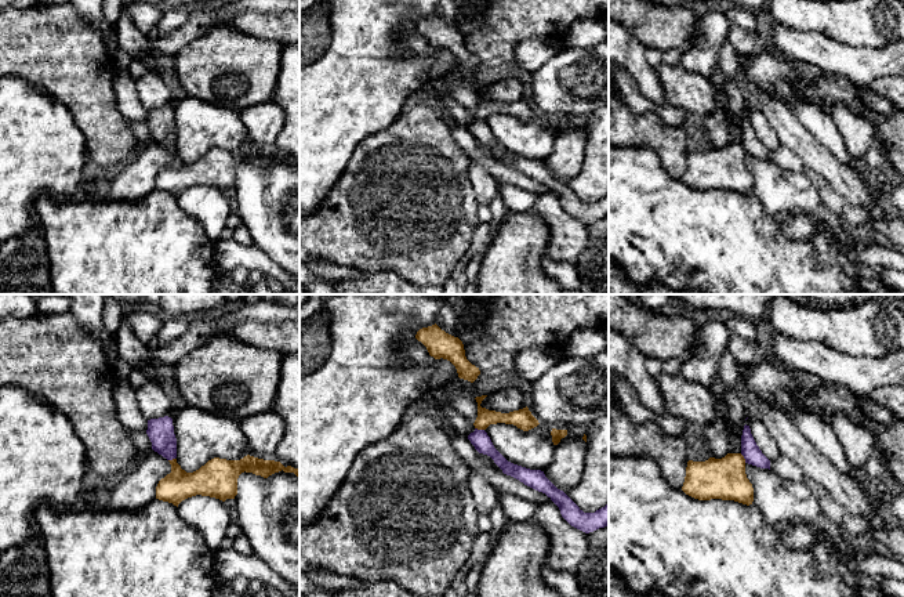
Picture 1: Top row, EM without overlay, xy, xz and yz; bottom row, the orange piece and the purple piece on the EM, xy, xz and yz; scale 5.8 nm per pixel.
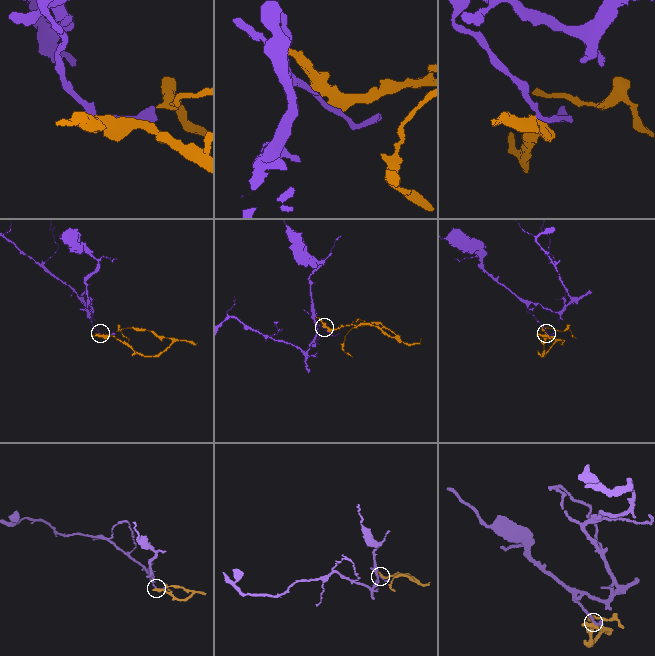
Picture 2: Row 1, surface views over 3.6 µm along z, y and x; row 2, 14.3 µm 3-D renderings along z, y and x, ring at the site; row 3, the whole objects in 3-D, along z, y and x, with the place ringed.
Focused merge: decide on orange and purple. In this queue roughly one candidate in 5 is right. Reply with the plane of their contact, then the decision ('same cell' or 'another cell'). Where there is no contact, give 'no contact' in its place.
contact in xz; another cell

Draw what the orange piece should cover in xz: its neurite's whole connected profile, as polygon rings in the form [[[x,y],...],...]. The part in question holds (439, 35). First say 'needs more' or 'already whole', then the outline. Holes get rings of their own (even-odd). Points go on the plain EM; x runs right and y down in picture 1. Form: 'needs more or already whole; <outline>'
already whole; [[[436,14],[420,19],[415,29],[426,37],[429,46],[435,50],[450,51],[455,57],[460,69],[473,73],[480,65],[479,58],[466,50],[462,32],[442,21]]]

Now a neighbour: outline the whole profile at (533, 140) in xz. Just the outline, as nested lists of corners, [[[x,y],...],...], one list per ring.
[[[505,113],[490,115],[484,122],[494,138],[513,155],[545,162],[553,151],[552,119],[541,113],[529,122]]]

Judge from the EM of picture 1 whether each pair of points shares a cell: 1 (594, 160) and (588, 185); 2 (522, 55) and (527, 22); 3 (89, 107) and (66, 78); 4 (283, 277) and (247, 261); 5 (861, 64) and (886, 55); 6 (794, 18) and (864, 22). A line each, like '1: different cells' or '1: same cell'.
1: same cell
2: different cells
3: same cell
4: same cell
5: same cell
6: same cell

